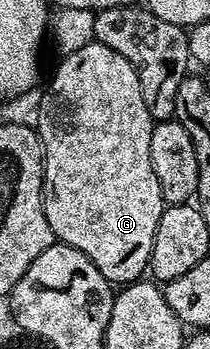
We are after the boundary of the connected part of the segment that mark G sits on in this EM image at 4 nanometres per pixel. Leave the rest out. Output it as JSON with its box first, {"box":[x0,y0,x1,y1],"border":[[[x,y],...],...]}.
{"box":[36,42,164,285],"border":[[[95,42],[57,62],[58,69],[42,96],[36,123],[44,157],[42,213],[48,218],[48,226],[52,226],[55,237],[80,250],[80,254],[87,256],[111,285],[132,284],[147,271],[156,226],[164,209],[160,182],[156,182],[150,153],[156,121],[148,114],[148,106],[144,106],[136,70],[132,70],[116,50],[108,50],[108,46]]]}

